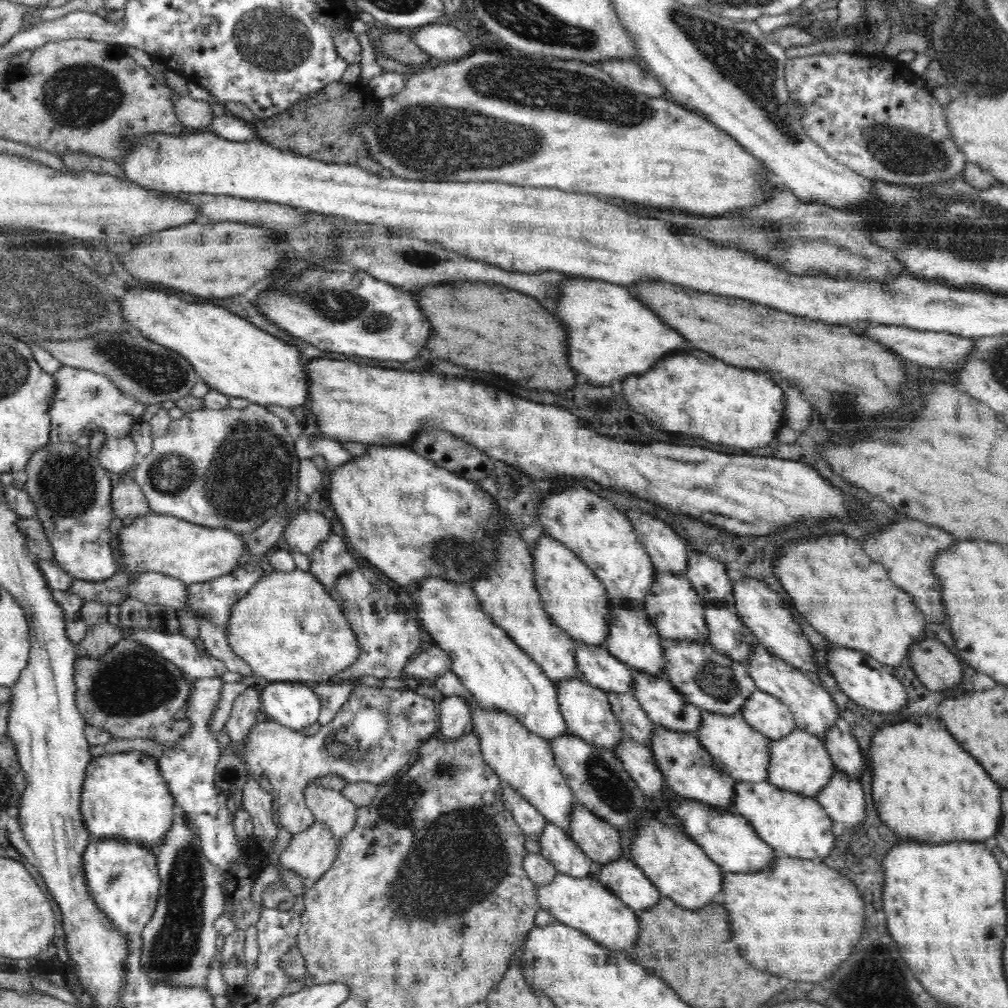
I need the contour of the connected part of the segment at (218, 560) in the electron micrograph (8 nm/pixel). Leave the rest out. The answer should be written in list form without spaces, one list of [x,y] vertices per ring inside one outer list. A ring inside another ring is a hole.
[[[150,513],[142,518],[134,519],[133,523],[123,526],[118,533],[118,550],[121,552],[121,562],[130,575],[143,572],[160,572],[178,578],[187,585],[206,582],[219,576],[231,573],[238,568],[238,558],[247,552],[246,543],[240,534],[234,534],[226,528],[206,528],[192,524],[187,520],[172,515],[159,515]]]

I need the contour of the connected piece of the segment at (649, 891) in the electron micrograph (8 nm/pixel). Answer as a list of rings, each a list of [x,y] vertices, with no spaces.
[[[624,858],[602,865],[598,883],[637,914],[652,908],[661,897],[643,870],[636,863]]]

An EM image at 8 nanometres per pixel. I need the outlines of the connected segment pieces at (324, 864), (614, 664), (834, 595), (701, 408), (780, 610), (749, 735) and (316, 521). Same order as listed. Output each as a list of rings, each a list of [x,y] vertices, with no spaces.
[[[314,822],[306,830],[293,835],[293,839],[286,845],[279,856],[279,863],[285,868],[292,869],[305,879],[305,887],[318,882],[326,871],[332,866],[338,854],[339,841],[328,825],[322,822]]]
[[[576,643],[575,659],[581,678],[604,692],[633,690],[633,669],[610,654],[605,645]]]
[[[826,534],[810,540],[798,540],[780,550],[774,560],[774,570],[778,570],[781,585],[792,599],[792,605],[807,623],[833,645],[846,647],[870,654],[878,662],[892,668],[899,667],[907,658],[910,645],[926,638],[929,629],[924,615],[917,609],[911,595],[898,588],[890,580],[888,571],[874,562],[857,543],[842,534]]]
[[[693,349],[680,350],[662,358],[646,374],[628,376],[628,380],[622,382],[622,394],[636,412],[650,420],[658,420],[666,432],[684,432],[686,436],[700,436],[714,444],[746,450],[776,446],[774,434],[786,420],[783,417],[786,397],[768,372],[734,368],[710,354]]]
[[[743,576],[733,580],[733,605],[736,607],[741,621],[752,631],[757,641],[762,643],[768,652],[780,657],[786,663],[800,669],[802,673],[817,678],[817,660],[813,655],[813,648],[808,637],[803,634],[801,626],[793,619],[789,606],[784,604],[781,596],[767,584],[754,578]]]
[[[702,711],[701,723],[694,734],[702,747],[712,756],[714,765],[726,772],[736,783],[768,781],[771,740],[752,728],[742,714],[724,715]]]
[[[315,510],[301,511],[285,526],[283,535],[289,550],[309,555],[332,532],[324,515]]]

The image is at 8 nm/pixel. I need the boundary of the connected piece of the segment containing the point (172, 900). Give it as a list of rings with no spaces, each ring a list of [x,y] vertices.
[[[175,810],[174,823],[163,836],[156,848],[158,857],[158,875],[161,881],[158,902],[150,922],[142,930],[140,959],[146,975],[152,983],[182,987],[206,987],[206,977],[210,970],[212,959],[216,954],[216,939],[219,937],[214,926],[214,920],[225,912],[224,908],[224,878],[218,865],[210,863],[202,853],[202,841],[196,829],[190,825],[185,813]]]

